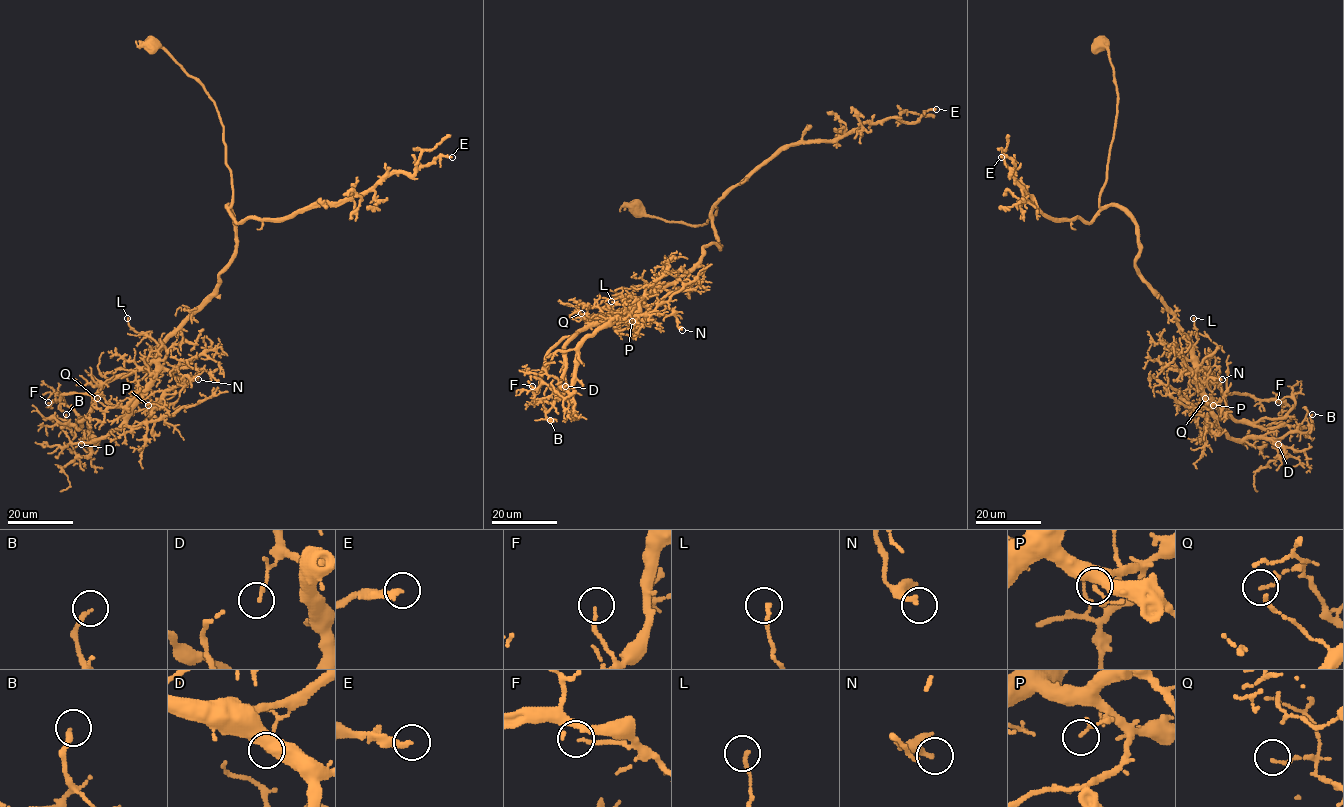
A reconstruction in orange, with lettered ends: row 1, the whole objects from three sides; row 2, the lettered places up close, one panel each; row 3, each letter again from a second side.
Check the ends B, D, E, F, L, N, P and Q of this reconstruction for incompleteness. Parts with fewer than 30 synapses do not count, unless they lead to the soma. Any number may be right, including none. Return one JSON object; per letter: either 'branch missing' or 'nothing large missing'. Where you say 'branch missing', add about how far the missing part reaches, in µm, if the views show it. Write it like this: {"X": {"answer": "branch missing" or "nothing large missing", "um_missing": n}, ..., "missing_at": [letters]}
{"B": {"answer": "nothing large missing"}, "D": {"answer": "nothing large missing"}, "E": {"answer": "branch missing", "um_missing": 15}, "F": {"answer": "branch missing", "um_missing": 7}, "L": {"answer": "nothing large missing"}, "N": {"answer": "nothing large missing"}, "P": {"answer": "nothing large missing"}, "Q": {"answer": "nothing large missing"}, "missing_at": ["E", "F"]}

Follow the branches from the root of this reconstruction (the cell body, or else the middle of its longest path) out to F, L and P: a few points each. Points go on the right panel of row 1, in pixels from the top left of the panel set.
F: (1099, 45), (1117, 93), (1099, 206), (1118, 205), (1132, 219), (1135, 269), (1219, 389), (1278, 402)
L: (1099, 45), (1117, 93), (1099, 206), (1118, 205), (1132, 219), (1135, 269), (1188, 343), (1193, 318)
P: (1099, 45), (1107, 48), (1117, 93), (1099, 206), (1118, 205), (1135, 225), (1135, 269), (1173, 315), (1213, 405)

